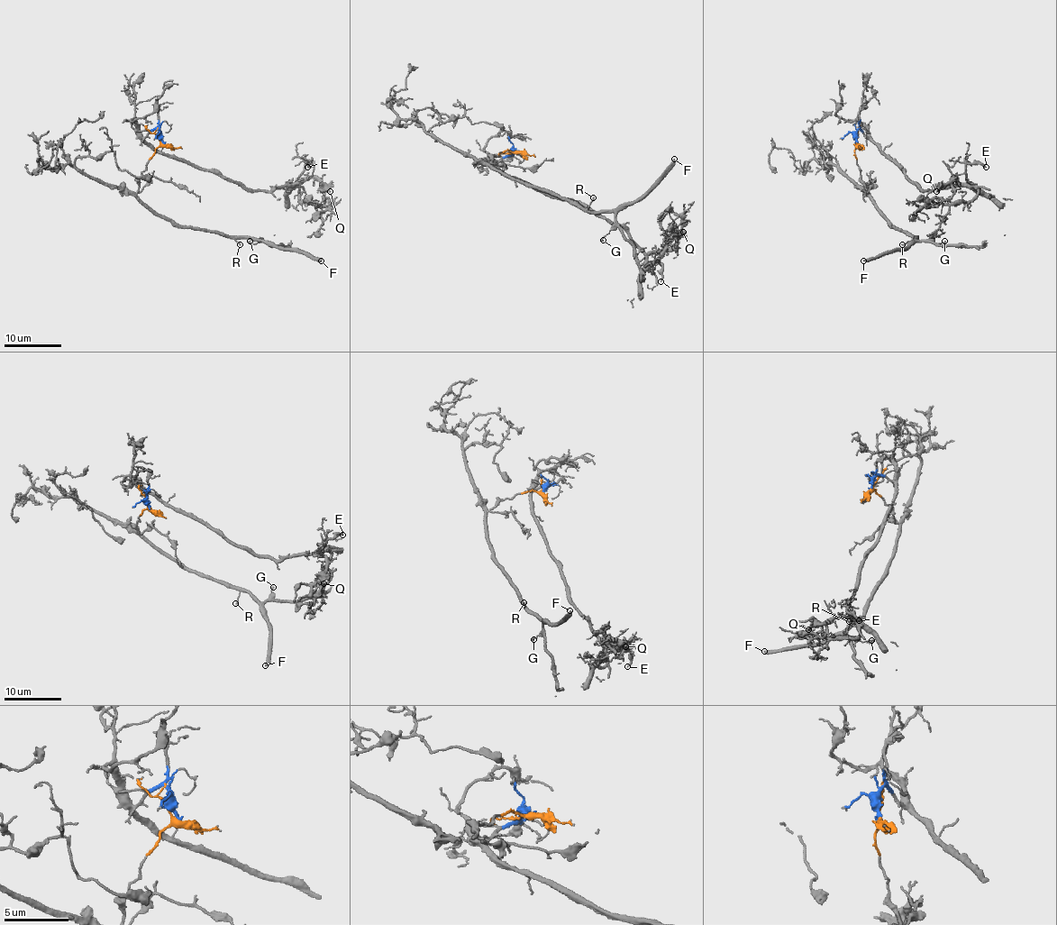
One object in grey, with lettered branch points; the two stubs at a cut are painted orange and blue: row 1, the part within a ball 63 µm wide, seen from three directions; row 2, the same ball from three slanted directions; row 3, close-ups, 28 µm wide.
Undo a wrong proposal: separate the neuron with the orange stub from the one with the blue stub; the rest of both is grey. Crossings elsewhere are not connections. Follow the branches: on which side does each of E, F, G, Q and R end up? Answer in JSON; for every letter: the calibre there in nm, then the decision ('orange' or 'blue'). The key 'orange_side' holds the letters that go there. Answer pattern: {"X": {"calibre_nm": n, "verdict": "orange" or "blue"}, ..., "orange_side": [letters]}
{"E": {"calibre_nm": 200, "verdict": "blue"}, "F": {"calibre_nm": 400, "verdict": "orange"}, "G": {"calibre_nm": 130, "verdict": "orange"}, "Q": {"calibre_nm": 320, "verdict": "blue"}, "R": {"calibre_nm": 110, "verdict": "orange"}, "orange_side": ["F", "G", "R"]}

